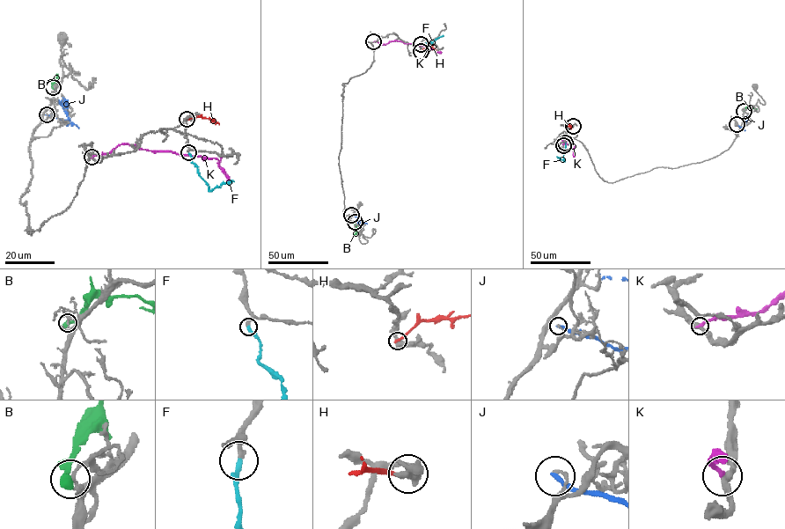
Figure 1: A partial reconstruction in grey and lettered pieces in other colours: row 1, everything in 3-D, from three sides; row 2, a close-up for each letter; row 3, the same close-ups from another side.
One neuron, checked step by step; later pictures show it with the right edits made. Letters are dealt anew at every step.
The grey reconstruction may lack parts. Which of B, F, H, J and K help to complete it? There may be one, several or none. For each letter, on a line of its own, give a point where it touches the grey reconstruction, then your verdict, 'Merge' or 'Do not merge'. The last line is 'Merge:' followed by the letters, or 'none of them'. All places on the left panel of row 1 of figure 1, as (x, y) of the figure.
B: Touches grey at (53, 87). Do not merge
F: Touches grey at (188, 152). Merge
H: Touches grey at (187, 119). Do not merge
J: Touches grey at (47, 114). Do not merge
K: Touches grey at (91, 157). Do not merge
Merge: F

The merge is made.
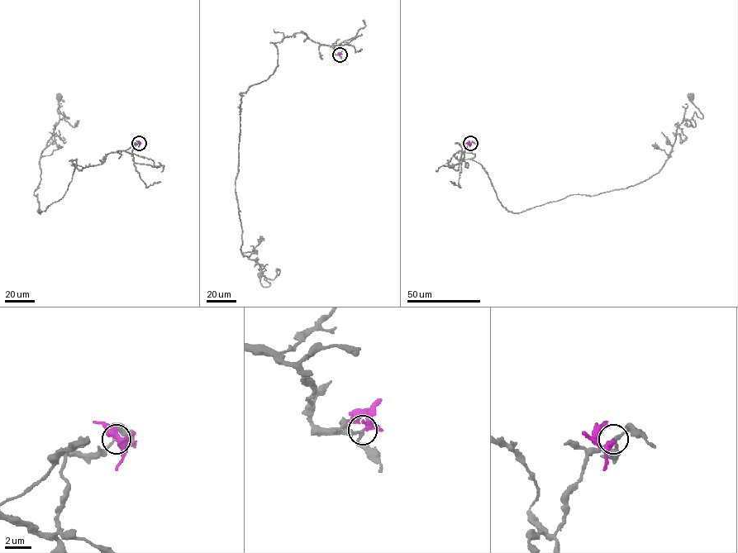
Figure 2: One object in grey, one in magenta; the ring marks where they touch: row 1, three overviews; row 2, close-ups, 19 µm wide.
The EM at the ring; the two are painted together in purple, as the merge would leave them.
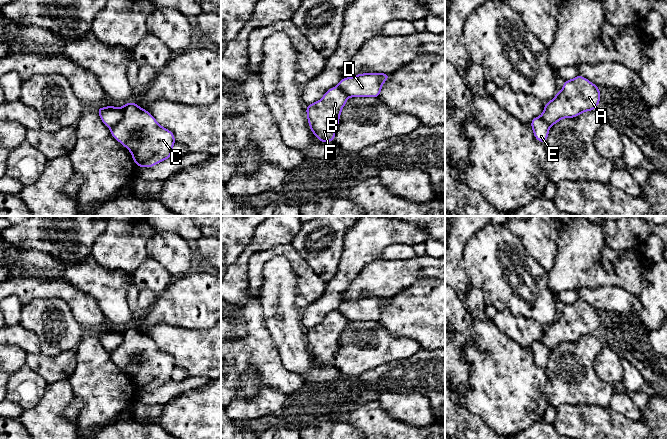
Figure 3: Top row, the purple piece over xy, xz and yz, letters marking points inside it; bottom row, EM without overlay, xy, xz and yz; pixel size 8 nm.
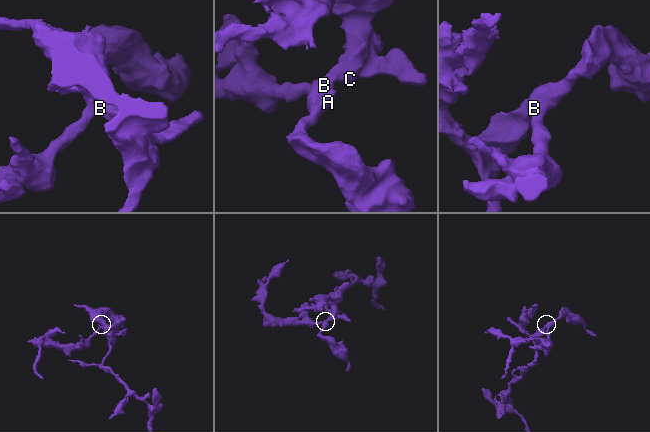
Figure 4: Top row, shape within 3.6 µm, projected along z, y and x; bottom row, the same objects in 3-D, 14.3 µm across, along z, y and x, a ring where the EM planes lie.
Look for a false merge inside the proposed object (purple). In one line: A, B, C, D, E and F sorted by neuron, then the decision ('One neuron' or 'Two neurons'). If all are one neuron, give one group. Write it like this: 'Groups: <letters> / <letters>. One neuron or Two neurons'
Groups: A B F / C D E. Two neurons

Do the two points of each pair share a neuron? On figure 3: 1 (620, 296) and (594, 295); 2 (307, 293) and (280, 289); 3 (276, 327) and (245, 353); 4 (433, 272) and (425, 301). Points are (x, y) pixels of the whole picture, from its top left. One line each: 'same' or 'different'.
1: same
2: different
3: different
4: different

